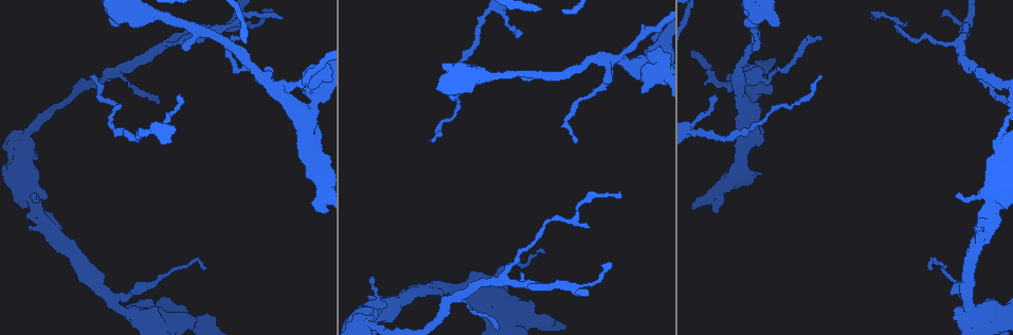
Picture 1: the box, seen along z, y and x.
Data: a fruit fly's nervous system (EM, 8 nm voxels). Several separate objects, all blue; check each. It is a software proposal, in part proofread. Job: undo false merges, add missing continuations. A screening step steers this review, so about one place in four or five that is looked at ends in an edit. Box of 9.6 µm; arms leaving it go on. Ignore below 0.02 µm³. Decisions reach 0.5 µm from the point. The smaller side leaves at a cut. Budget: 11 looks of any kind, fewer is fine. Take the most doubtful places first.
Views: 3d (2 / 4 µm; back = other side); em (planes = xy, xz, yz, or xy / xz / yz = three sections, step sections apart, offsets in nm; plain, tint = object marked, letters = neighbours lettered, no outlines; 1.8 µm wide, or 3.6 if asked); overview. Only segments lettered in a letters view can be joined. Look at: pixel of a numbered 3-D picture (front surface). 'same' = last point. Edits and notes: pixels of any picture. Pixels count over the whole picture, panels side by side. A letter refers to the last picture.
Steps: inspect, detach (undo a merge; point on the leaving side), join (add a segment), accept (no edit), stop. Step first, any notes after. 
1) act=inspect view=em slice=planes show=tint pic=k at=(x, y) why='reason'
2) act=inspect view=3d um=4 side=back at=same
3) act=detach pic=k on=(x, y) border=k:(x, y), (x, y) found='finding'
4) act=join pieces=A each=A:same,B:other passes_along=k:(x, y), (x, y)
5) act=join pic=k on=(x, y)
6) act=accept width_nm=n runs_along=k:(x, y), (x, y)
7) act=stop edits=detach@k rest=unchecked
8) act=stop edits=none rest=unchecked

act=inspect view=em slice=xz step=4 show=letters pic=1 at=(741, 88) why='sharp bend'

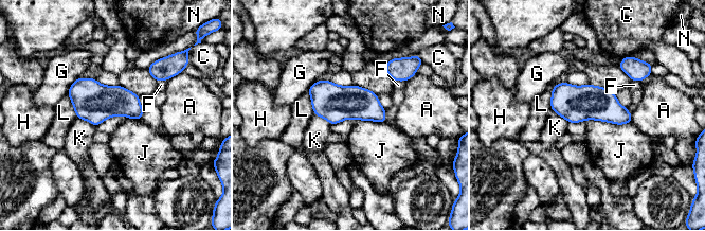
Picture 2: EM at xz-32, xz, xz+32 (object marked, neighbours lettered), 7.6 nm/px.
act=inspect view=em slice=planes show=letters at=same

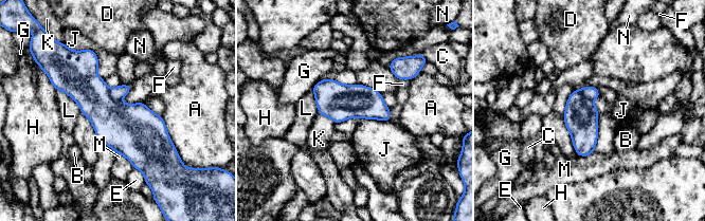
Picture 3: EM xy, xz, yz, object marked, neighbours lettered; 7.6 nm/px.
act=detach pic=3 on=(120, 92) each=A:other,B:other,C:other,D:other,E:other,F:other,G:other,H:other,J:other,K:other,L:other,M:other,N:other border=3:(108, 89), (108, 93), (119, 100) found='a second neuron is stuck on'

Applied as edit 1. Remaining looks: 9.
act=inspect view=overview why='see it whole again'

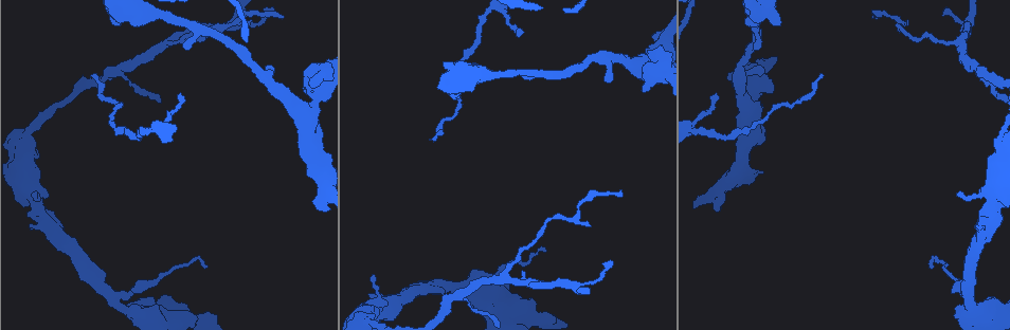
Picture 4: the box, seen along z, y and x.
act=inspect view=em slice=planes show=letters pic=4 at=(977, 225) why='stops while still wide'

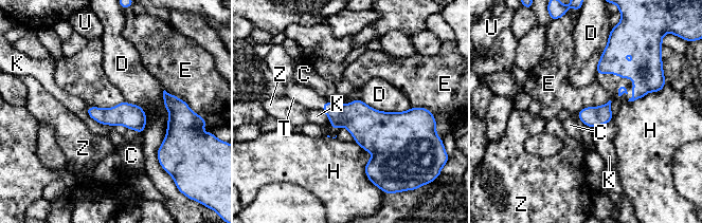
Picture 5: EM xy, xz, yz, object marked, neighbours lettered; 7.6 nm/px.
act=join pieces=T longest_contact=D:600nm each=C:other,D:other,E:other,H:other,K:other,T:same,U:other,Z:other found='the neuron continues'

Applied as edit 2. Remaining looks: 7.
act=inspect view=3d um=2 pic=4 at=(453, 287) why='thick turns thin'

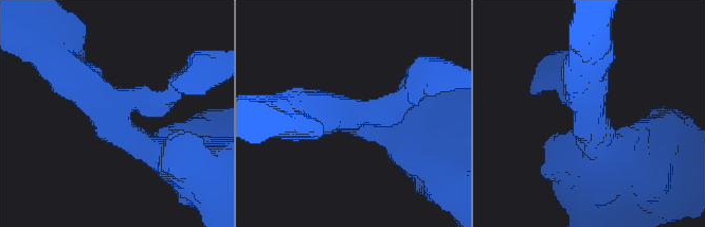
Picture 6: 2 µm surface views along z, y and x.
act=inspect view=em slice=planes show=plain pic=6 at=(108, 115) arms=3 arm_widths_nm=170,360,400

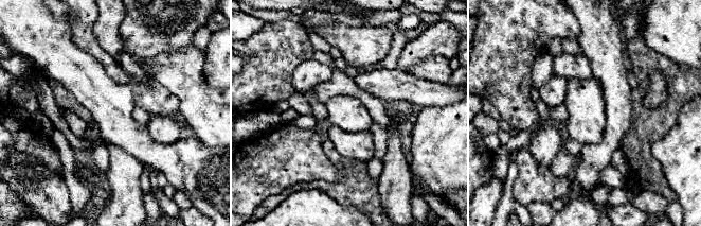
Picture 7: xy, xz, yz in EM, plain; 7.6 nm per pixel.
act=inspect view=em slice=planes show=letters at=same

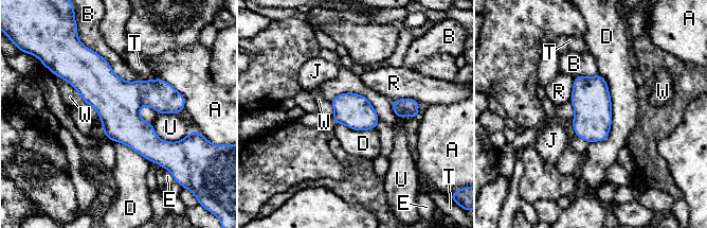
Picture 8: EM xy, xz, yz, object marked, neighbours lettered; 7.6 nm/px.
act=accept longest_contact=D:550nm each=A:other,B:other,D:other,E:other,J:other,R:other,T:other,U:other,W:other found='all the same neuron'

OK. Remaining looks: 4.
act=stop edits=detach@3,join@5 rest=unchecked

